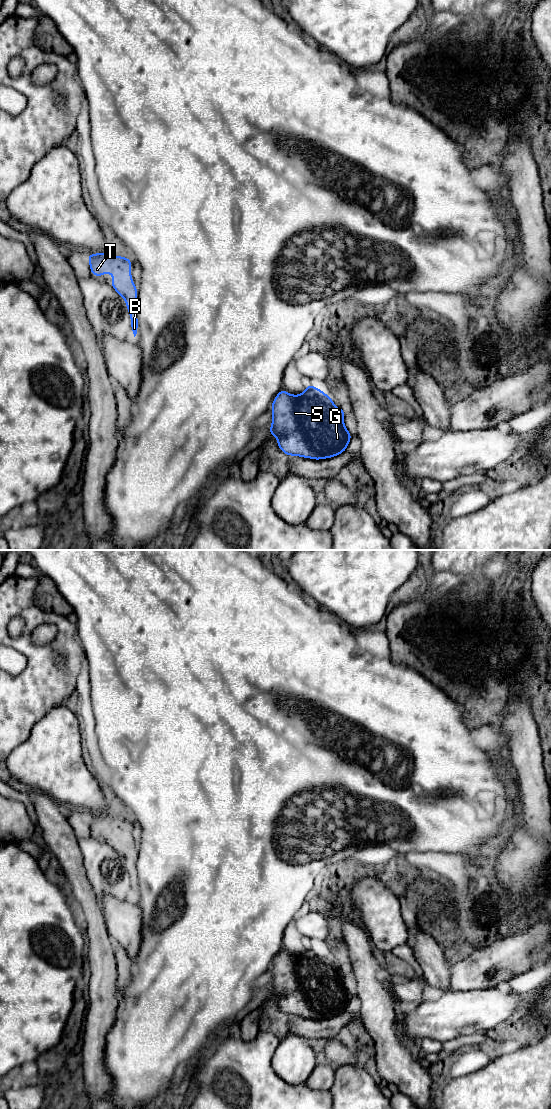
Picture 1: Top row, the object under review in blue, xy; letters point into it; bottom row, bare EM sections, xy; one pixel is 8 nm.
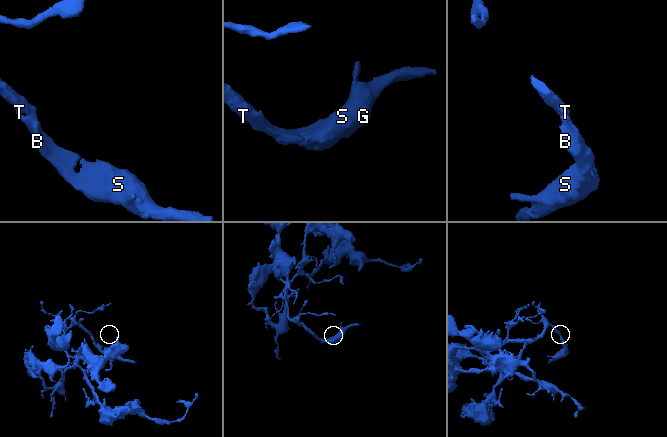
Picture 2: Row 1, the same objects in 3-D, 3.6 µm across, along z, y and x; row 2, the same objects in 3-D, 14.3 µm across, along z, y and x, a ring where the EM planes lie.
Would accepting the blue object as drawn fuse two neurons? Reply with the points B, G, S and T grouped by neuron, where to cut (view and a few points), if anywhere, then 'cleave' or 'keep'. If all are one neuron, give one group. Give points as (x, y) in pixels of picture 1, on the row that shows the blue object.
groups B G S T; cut none; keep

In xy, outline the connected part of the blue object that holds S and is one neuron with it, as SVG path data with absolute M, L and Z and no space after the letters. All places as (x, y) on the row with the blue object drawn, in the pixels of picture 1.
M309 384L303 393L291 395L283 388L275 396L269 435L275 435L279 449L288 456L314 460L333 458L346 451L352 438L344 424L345 409L337 408L332 398Z

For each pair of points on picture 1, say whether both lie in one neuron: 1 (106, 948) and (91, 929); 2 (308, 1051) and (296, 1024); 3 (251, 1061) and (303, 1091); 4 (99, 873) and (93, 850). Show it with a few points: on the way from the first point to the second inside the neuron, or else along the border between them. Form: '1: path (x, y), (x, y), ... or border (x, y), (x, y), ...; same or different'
1: path (101, 943), (96, 934); same
2: border (290, 1032), (300, 1035), (317, 1045); different
3: path (264, 1074), (281, 1091), (290, 1091); same
4: path (99, 867), (98, 856); same

